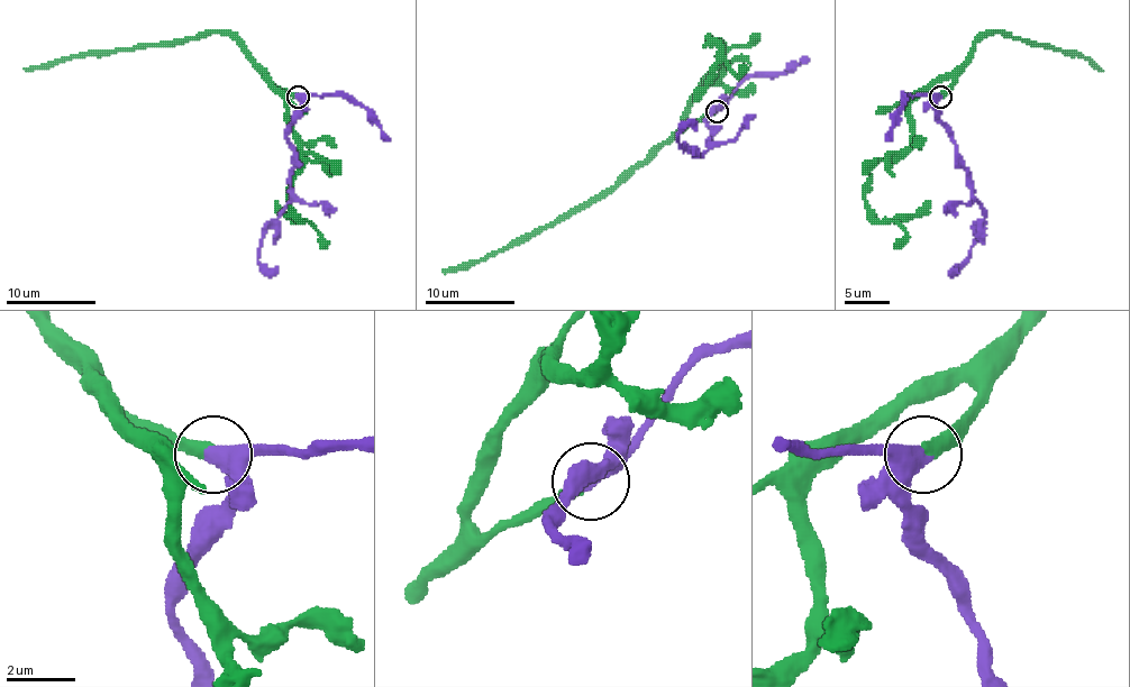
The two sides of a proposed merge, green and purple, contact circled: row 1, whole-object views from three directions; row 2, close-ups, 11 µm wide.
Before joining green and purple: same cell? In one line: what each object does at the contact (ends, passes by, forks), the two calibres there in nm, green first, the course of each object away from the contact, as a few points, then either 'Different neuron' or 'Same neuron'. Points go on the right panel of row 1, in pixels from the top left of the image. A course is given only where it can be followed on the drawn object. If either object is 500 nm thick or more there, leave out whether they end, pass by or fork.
Thickness 340 nm (green) against 500 nm. Course of green: (939, 95), (971, 48), (991, 33), (1009, 33), (1031, 44), (1074, 51), (1101, 69). Course of purple: (939, 95), (937, 113), (957, 152), (971, 197), (984, 212), (966, 259), (955, 268), (959, 273). Same neuron

